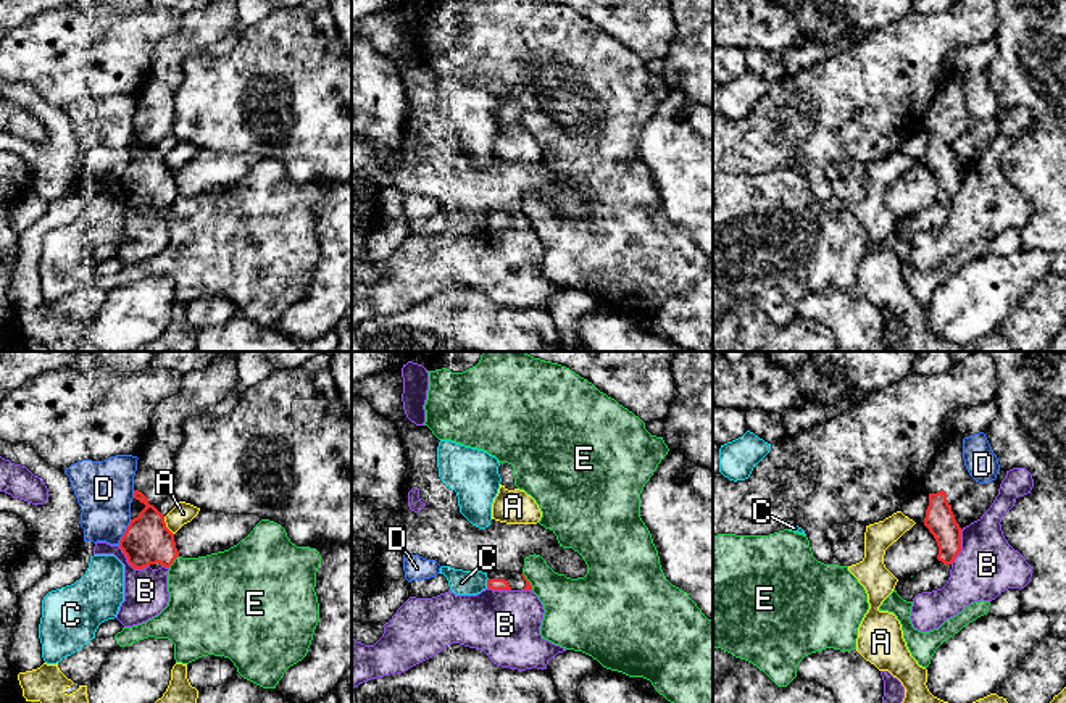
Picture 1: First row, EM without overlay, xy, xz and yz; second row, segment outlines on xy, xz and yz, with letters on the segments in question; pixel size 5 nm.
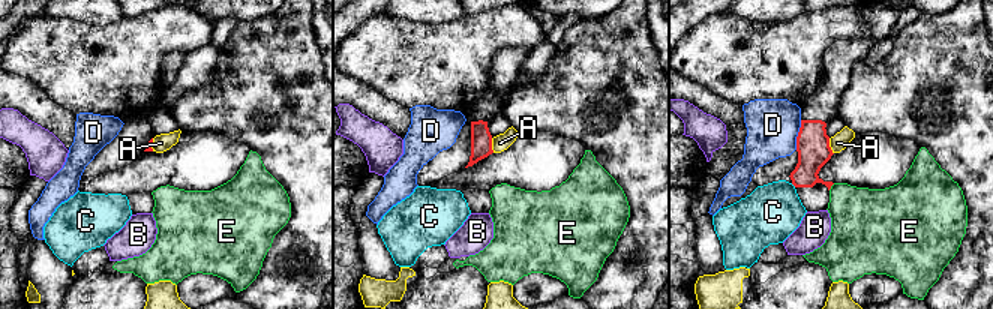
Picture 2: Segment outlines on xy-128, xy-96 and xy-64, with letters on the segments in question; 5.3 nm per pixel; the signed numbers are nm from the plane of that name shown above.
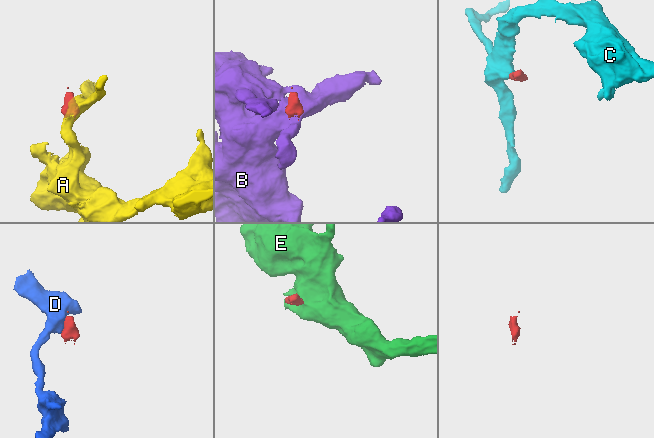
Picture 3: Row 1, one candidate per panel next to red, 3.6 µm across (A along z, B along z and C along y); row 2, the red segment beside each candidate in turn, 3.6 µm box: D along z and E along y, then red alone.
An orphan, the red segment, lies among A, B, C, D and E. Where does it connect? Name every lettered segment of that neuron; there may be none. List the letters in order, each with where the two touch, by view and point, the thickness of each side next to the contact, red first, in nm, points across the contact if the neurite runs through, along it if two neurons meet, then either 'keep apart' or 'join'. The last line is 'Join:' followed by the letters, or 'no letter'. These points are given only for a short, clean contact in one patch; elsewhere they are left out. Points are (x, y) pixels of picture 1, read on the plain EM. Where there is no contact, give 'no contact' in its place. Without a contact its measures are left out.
A: contact xy (165, 165); calibres 240 and 110 nm; border xy (163, 155), (165, 165), (173, 173); keep apart
B: contact xy (131, 203); calibres 240 and 220 nm; border xy (118, 184), (134, 207), (149, 205); keep apart
C: contact xz (487, 221); calibres 60 and 130 nm; border xz (487, 216), (486, 226); keep apart
D: contact xy (124, 171); calibres 240 and 280 nm; border xy (131, 158), (118, 183); keep apart
E: contact xy (173, 200); calibres 240 and 400 nm; border xy (178, 194), (168, 205); keep apart
Join: no letter

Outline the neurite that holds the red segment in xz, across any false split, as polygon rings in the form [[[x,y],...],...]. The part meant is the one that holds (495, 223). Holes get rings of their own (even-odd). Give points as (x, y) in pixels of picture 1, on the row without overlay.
[[[492,210],[487,216],[487,227],[492,229],[532,229],[531,221],[519,211]]]

